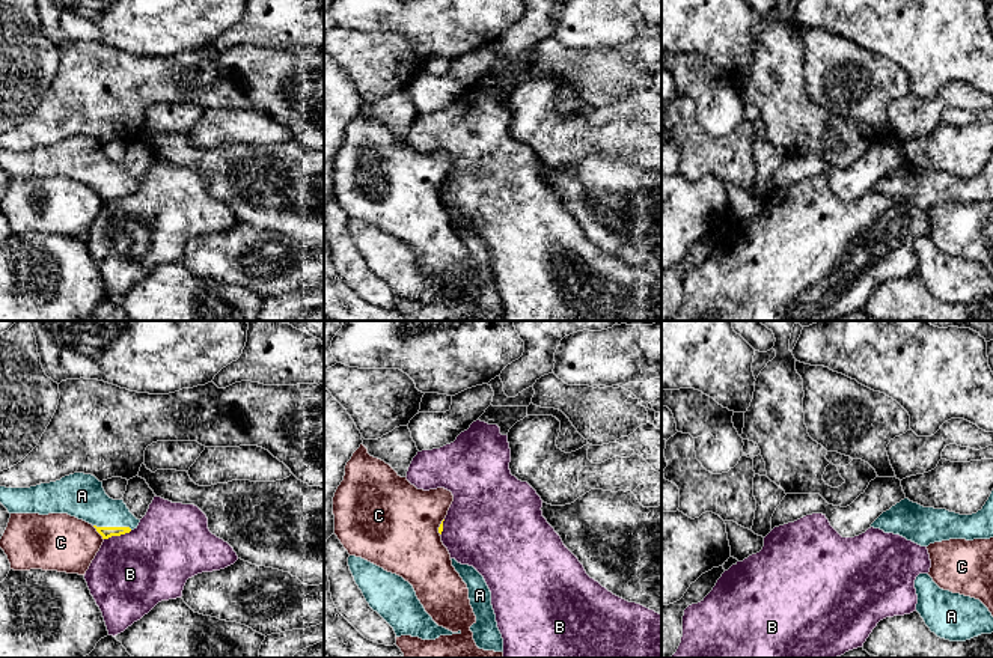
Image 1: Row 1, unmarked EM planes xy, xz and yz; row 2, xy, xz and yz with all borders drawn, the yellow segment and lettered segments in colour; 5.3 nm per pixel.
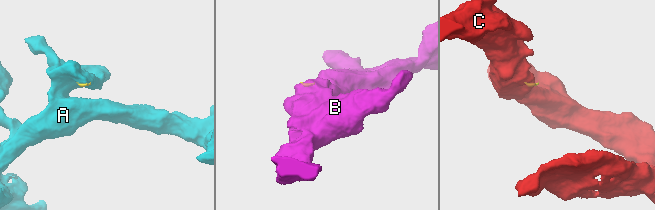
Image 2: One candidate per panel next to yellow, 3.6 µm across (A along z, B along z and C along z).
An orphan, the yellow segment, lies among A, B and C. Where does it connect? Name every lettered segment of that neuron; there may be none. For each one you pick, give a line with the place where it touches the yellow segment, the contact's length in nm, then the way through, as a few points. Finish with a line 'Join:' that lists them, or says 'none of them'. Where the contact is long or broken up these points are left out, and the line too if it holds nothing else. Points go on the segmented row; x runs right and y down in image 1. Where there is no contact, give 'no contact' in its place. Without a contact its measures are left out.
A: contact xy (113, 527); length 200 nm; way xy (106, 532), (113, 527), (82, 496)
Join: A

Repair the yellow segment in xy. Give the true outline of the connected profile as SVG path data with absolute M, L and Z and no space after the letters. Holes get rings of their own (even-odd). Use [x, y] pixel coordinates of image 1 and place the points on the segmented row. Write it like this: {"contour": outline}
{"contour": "M74 473L30 488L0 486L0 503L9 513L68 513L92 524L102 539L137 529L124 500L110 498L92 474Z"}

